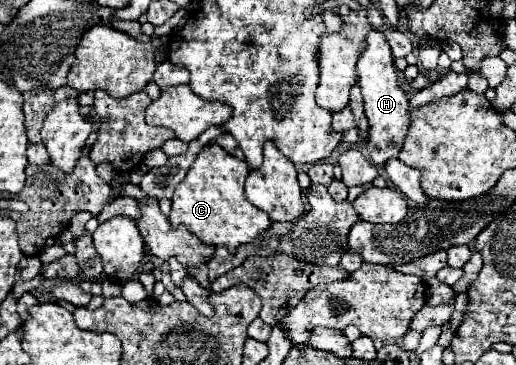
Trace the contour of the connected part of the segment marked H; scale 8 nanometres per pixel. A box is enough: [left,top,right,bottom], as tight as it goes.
[357,29,409,167]

